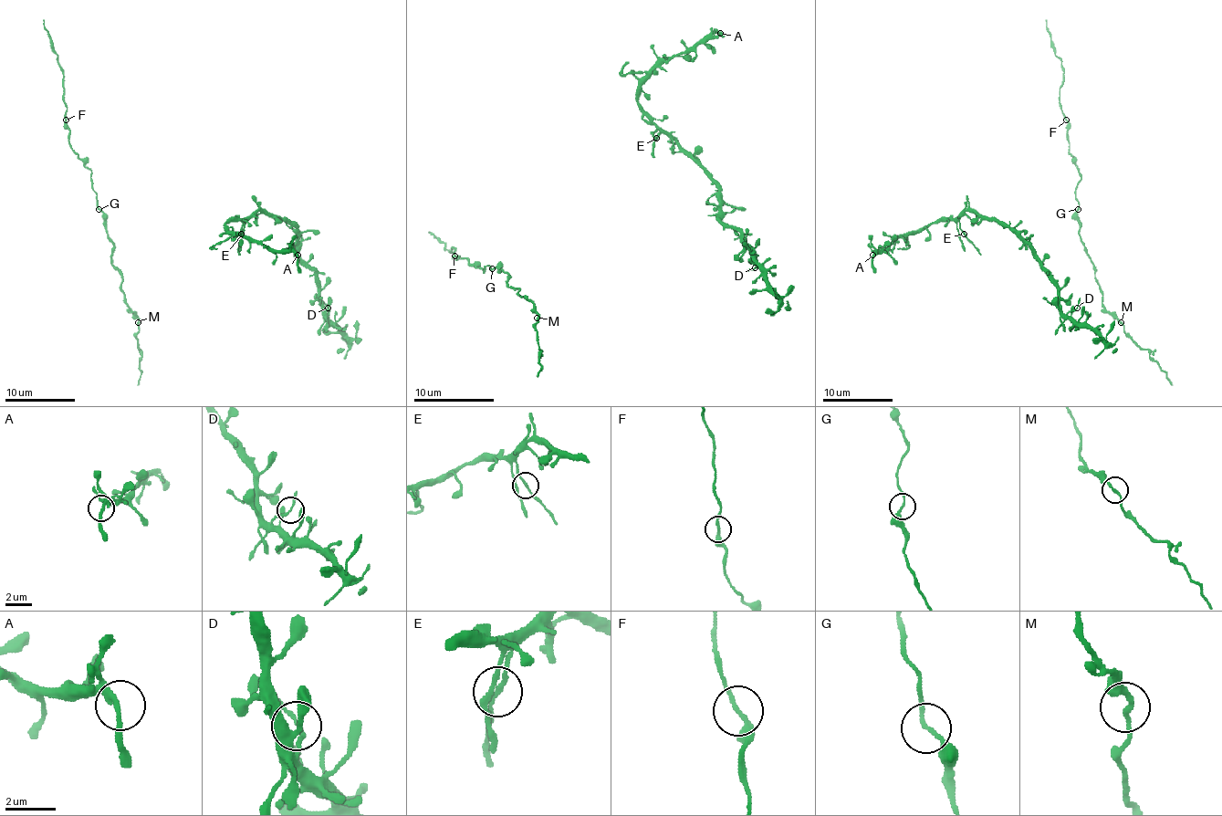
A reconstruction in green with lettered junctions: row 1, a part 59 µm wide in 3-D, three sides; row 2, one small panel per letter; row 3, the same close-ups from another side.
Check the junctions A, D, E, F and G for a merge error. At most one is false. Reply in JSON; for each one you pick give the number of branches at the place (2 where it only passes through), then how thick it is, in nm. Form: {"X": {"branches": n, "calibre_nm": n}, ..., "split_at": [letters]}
{"split_at": []}

